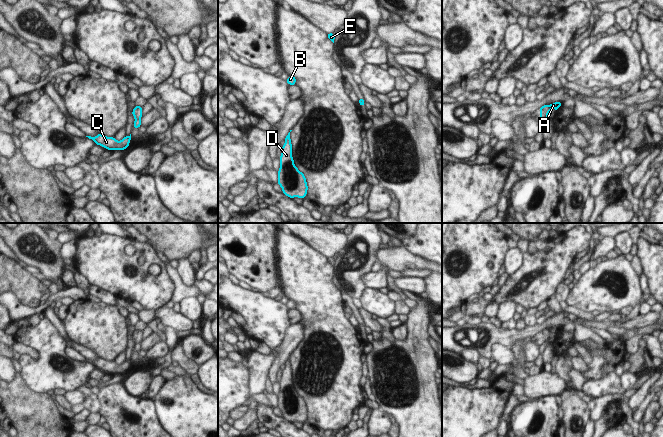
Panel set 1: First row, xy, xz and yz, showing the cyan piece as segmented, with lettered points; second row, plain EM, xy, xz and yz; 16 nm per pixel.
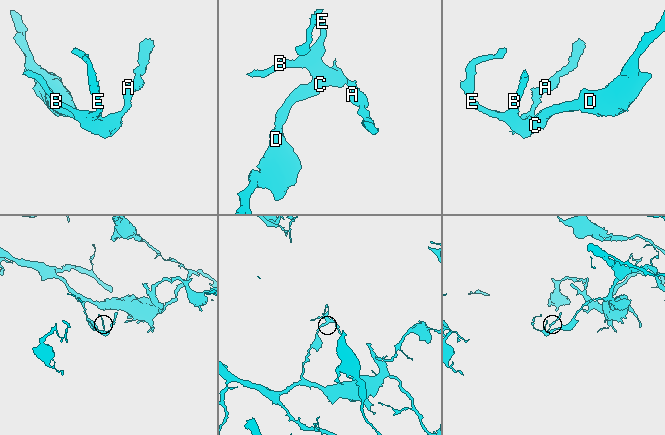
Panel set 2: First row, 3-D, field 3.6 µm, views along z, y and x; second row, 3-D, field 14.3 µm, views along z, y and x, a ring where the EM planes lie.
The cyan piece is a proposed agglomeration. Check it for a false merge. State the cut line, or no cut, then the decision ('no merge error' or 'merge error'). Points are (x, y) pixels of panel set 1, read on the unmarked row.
xy (135, 342), (139, 343) | merge error

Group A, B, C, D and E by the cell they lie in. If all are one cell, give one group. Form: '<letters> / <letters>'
A / B C D E

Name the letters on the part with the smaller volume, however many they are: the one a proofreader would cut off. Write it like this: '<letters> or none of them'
A

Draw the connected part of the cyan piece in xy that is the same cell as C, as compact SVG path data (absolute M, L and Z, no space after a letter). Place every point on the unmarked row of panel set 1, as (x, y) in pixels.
M97 358L96 361L86 360L89 363L92 363L96 369L100 369L108 374L125 374L129 371L129 367L131 364L131 358L129 360L125 360L121 365L117 365L114 361L107 361L102 358Z

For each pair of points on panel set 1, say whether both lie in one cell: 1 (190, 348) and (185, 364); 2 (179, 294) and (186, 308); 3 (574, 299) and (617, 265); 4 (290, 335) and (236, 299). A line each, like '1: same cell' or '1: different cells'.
1: different cells
2: different cells
3: same cell
4: different cells

